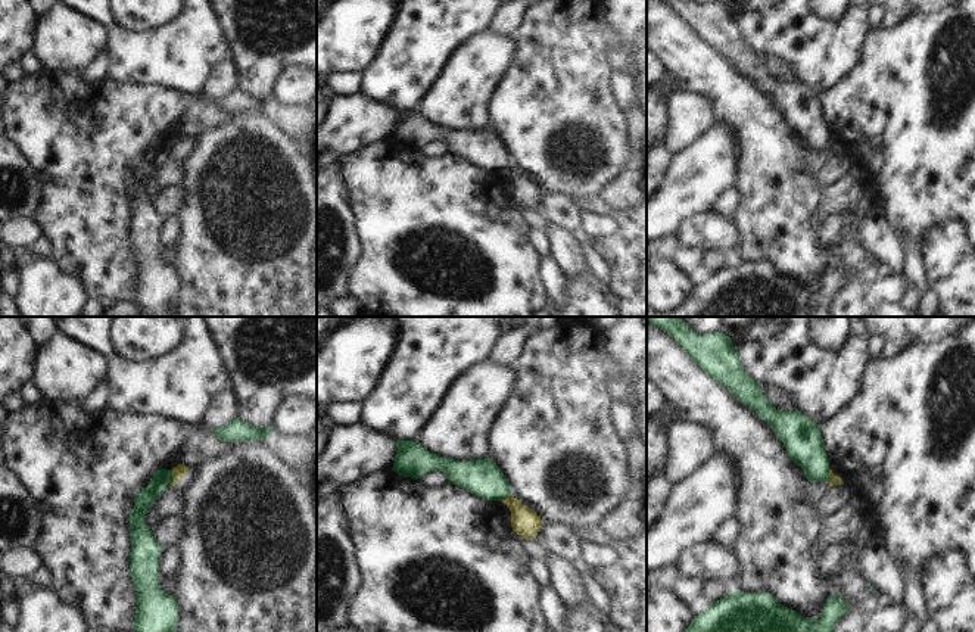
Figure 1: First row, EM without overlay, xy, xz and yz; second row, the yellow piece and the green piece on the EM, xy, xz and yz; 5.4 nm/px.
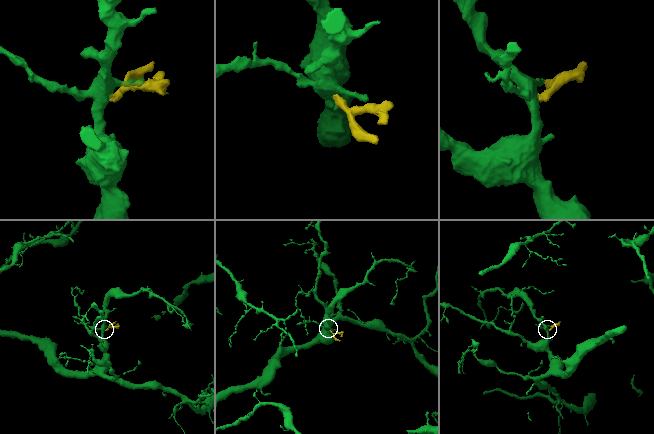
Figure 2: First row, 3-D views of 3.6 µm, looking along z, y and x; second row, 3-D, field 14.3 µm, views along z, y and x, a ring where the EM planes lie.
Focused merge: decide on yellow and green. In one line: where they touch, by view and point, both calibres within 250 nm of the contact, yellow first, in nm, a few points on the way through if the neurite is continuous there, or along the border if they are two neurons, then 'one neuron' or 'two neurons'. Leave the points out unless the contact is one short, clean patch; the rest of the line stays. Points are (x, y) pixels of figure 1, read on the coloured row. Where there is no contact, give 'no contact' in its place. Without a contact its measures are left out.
meets yellow in xy at (173, 476); 70 nm thick on the yellow side, 100 nm on the other; border along xy (173, 469), (173, 480), (170, 483); two neurons

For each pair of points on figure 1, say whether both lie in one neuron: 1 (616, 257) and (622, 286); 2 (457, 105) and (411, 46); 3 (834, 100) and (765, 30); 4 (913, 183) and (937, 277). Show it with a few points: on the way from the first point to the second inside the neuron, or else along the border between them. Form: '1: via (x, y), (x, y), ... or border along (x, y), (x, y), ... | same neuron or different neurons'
1: via (622, 264), (622, 279) | same neuron
2: border along (455, 47), (436, 80), (416, 105) | different neurons
3: border along (852, 69), (819, 95) | different neurons
4: border along (943, 224), (934, 226), (922, 243) | different neurons

